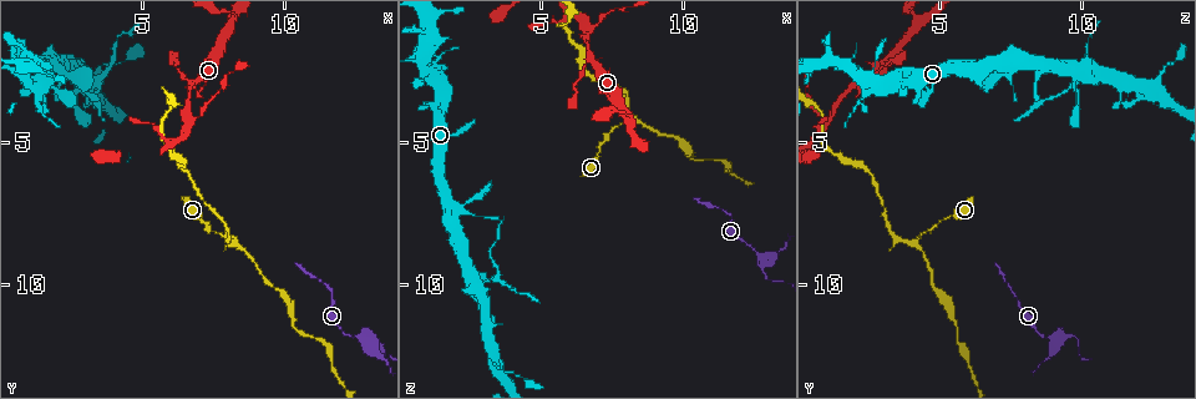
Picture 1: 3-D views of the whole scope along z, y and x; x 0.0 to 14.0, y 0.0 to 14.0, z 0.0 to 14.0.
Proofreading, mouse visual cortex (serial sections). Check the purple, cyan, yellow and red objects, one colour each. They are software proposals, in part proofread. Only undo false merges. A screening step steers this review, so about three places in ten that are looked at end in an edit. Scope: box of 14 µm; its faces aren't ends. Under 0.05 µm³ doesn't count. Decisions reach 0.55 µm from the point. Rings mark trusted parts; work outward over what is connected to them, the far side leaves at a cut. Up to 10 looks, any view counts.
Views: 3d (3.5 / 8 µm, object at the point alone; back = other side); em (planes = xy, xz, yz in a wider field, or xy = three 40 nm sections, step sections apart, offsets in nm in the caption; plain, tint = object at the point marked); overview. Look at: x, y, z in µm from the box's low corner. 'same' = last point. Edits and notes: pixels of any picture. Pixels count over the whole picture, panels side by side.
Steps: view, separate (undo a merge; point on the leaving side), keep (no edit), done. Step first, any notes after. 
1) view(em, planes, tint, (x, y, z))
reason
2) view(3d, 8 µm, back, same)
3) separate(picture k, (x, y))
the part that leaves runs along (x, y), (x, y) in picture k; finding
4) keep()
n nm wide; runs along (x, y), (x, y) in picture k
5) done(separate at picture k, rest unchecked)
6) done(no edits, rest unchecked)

view(em, xy, step 3, tint, (12.8, 11.9, 9.1))

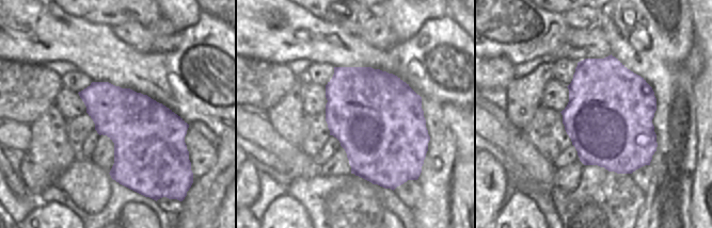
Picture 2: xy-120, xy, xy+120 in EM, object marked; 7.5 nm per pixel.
view(3d, 3.5 µm, same)
wider look

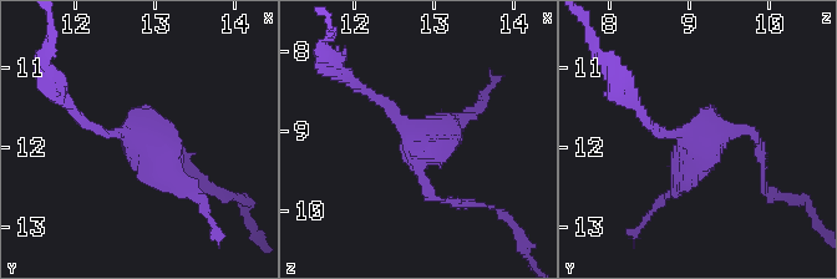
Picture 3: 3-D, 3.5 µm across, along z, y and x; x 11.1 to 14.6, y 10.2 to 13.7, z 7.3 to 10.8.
separate(picture 3, (174, 179))
the part that leaves runs along (153, 153), (203, 207), (214, 237) in picture 3; two cells meet here

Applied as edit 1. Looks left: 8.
view(overview)

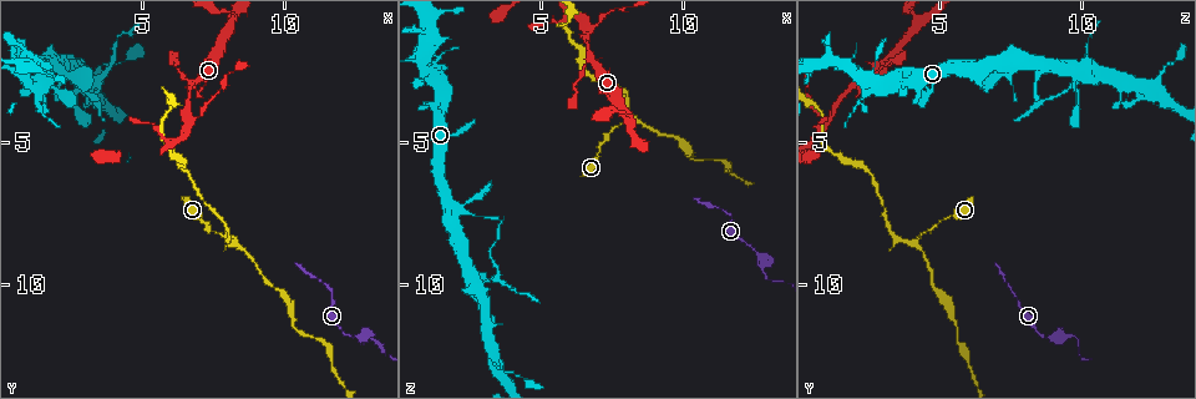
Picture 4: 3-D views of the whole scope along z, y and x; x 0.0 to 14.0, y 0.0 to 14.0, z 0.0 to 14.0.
view(3d, 3.5 µm, back, (8.1, 8.4, 4.2))
arms part here

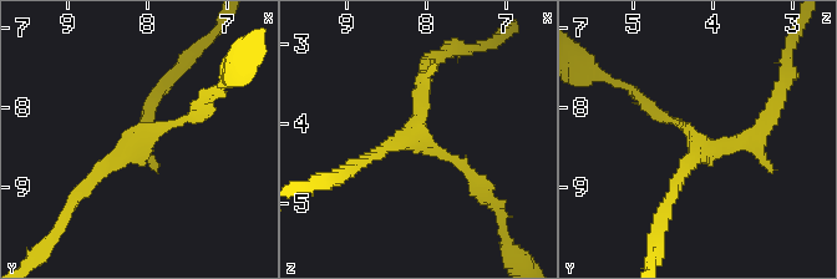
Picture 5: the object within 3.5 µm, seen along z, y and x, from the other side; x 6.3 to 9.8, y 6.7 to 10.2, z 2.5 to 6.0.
view(em, planes, tint, (8.10, 8.45, 4.15))
3 arms; arms of 100, 150, 250 nm

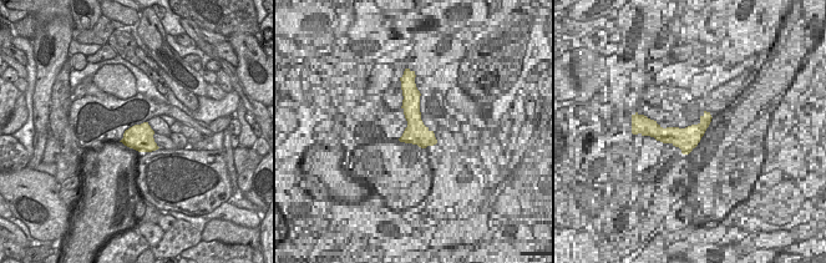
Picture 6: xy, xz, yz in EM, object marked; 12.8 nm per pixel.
keep()
runs along (476, 179), (415, 135), (426, 67) in picture 5; all the same cell

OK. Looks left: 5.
view(3d, 3.5 µm, (2.8, 3.9, 9.8))

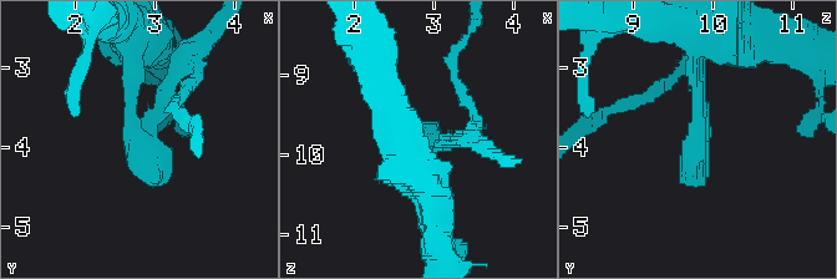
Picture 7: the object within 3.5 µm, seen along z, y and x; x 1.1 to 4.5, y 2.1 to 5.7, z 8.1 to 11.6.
view(em, planes, tint, (2.80, 3.90, 9.80))
need the tissue

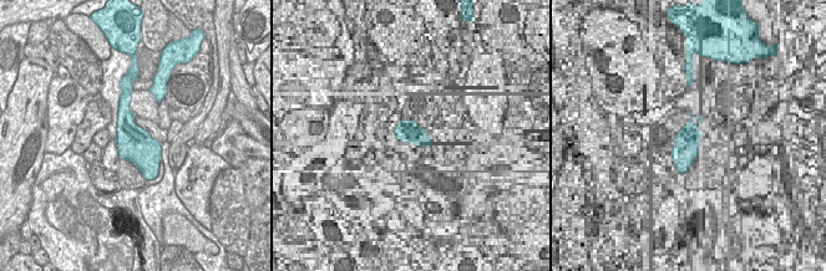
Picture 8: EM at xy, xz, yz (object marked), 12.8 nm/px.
separate(picture 7, (664, 87))
a second cell is stuck on

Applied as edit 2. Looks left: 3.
view(overview)

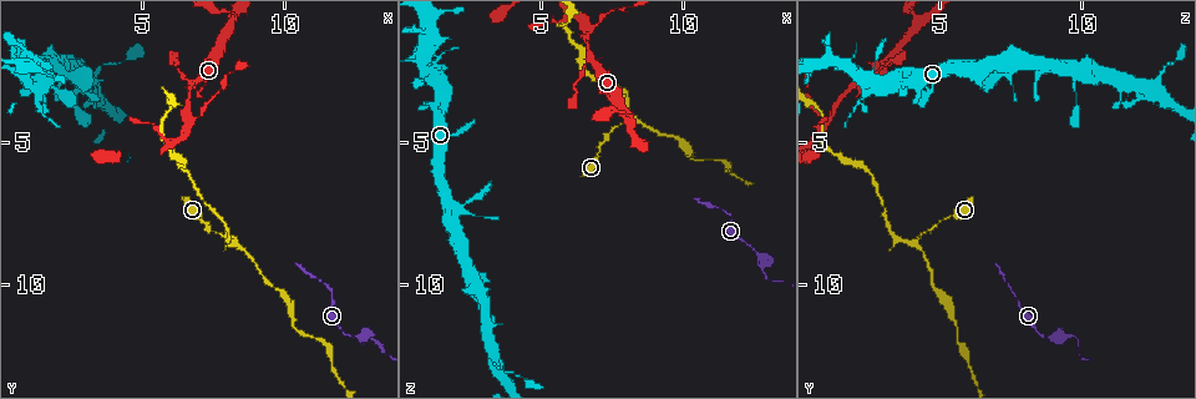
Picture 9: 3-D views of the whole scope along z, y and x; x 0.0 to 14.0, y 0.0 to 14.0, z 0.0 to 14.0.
view(3d, 3.5 µm, (3.3, 2.9, 12.5))

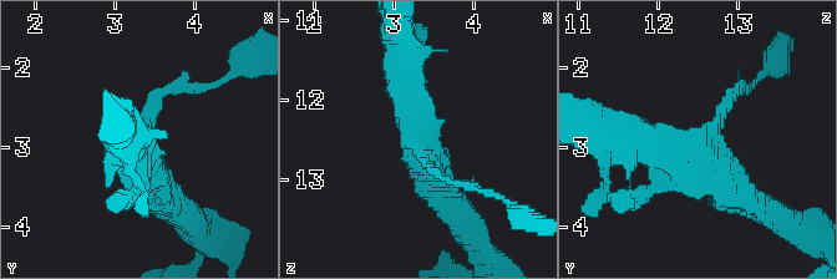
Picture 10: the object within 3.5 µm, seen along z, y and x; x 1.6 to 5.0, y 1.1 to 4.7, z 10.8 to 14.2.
view(em, planes, tint, (3.25, 3.00, 12.45))

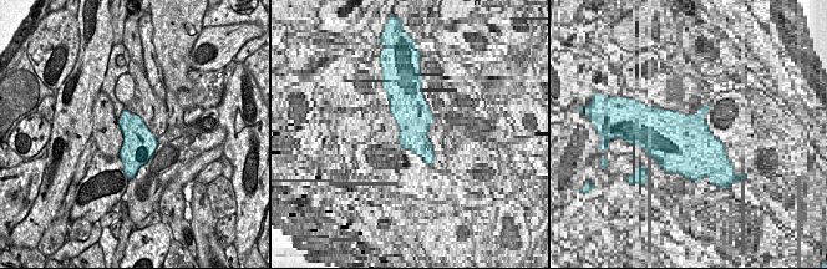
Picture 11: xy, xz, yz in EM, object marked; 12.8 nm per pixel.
keep()
all the same cell

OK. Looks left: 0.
done(separate at picture 3, separate at picture 7, rest unchecked)

